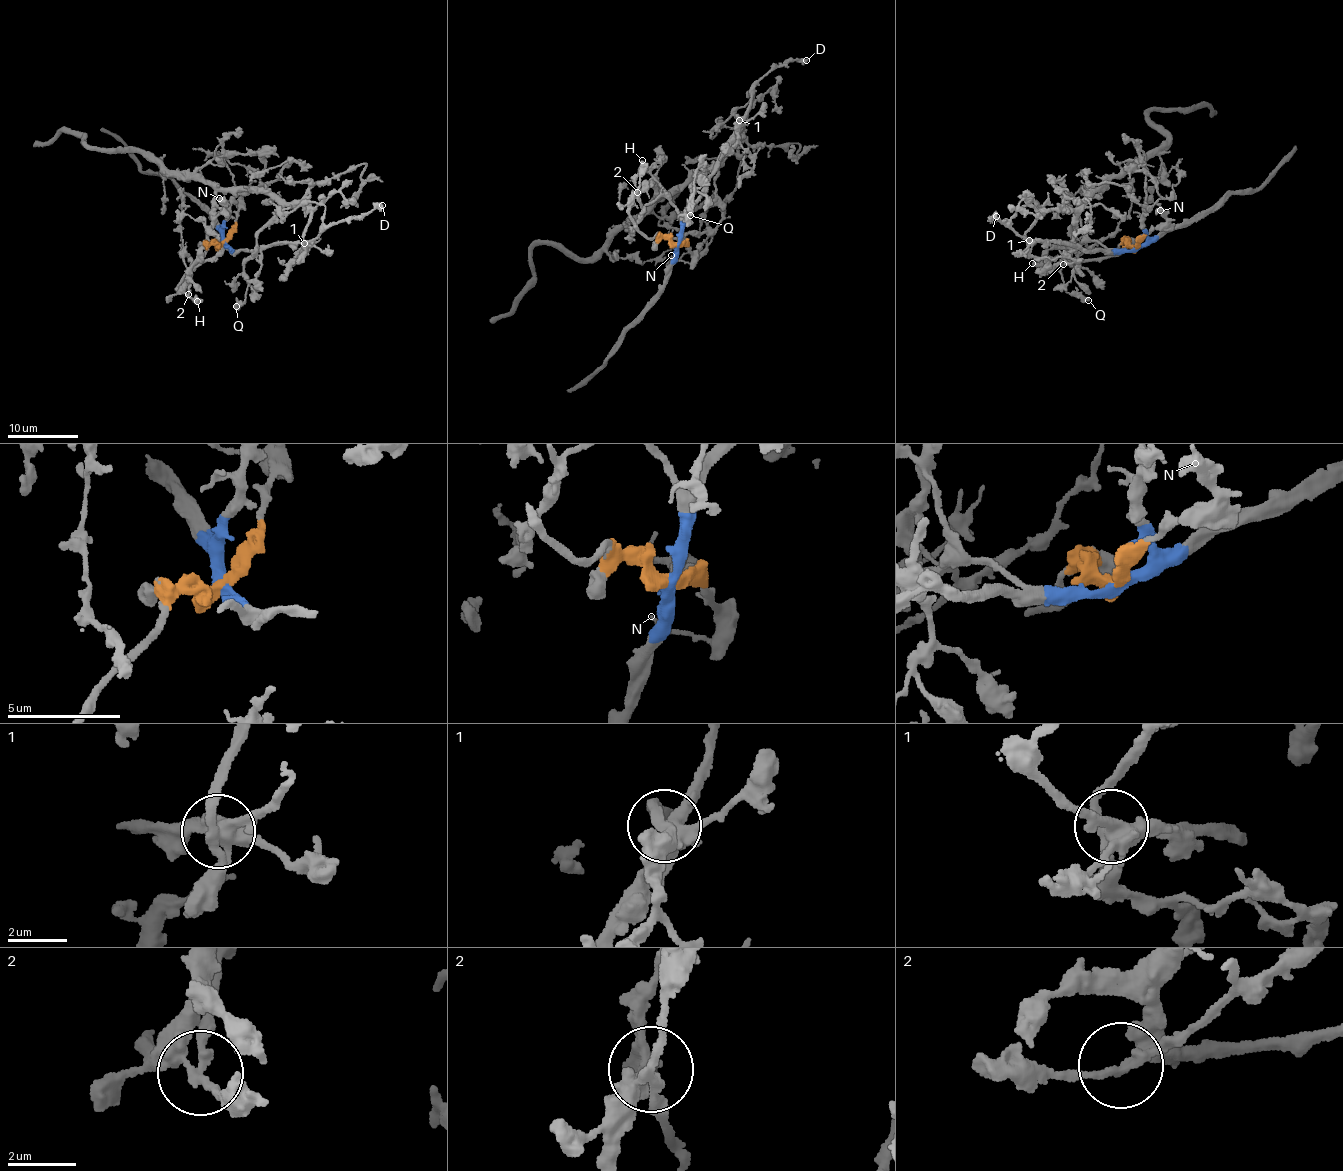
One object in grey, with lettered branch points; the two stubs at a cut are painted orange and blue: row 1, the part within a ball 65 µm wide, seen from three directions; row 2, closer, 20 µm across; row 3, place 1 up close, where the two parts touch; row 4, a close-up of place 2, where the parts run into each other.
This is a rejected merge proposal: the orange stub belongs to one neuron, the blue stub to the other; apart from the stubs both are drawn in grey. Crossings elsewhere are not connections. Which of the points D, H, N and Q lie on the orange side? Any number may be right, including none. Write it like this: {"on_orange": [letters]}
{"on_orange": ["N"]}

